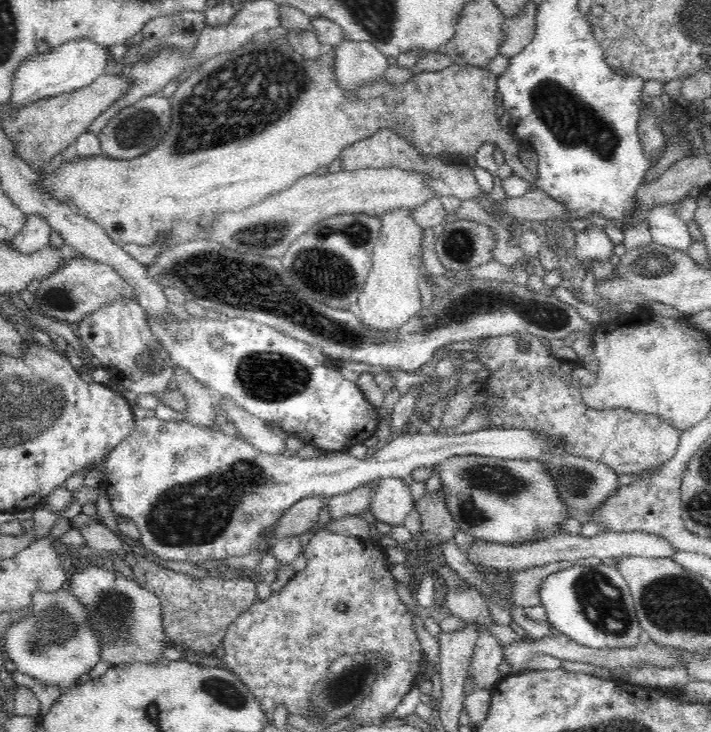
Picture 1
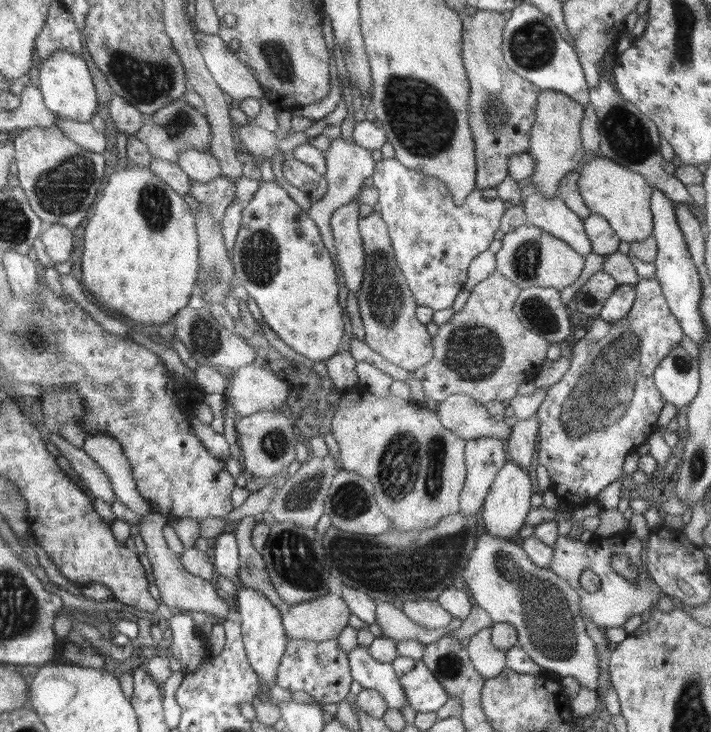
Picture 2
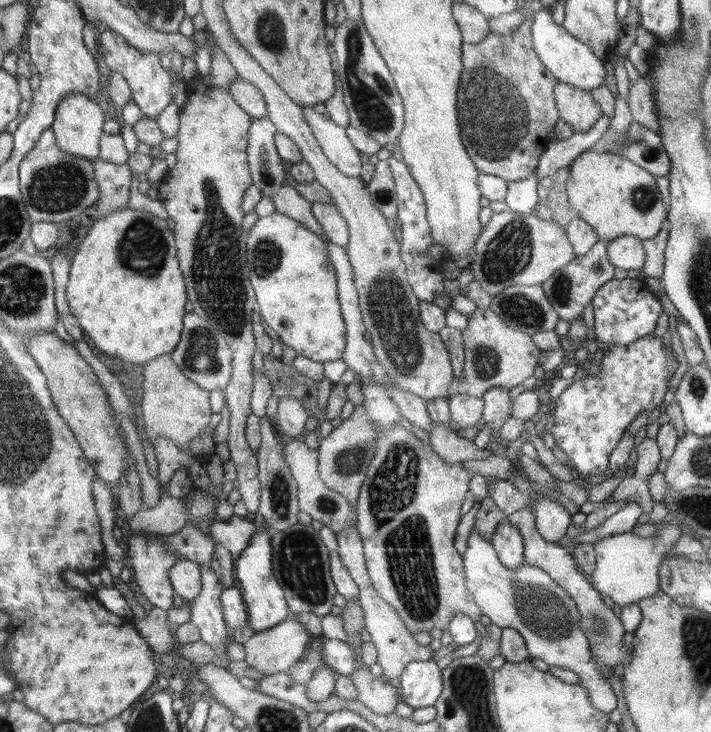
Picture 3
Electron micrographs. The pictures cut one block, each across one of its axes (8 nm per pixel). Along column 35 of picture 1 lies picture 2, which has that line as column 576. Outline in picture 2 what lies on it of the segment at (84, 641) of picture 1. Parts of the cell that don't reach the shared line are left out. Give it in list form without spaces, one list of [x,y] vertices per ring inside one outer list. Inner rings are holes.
[[[488,532],[478,536],[474,551],[460,575],[466,583],[471,598],[486,610],[494,623],[508,622],[514,626],[518,636],[517,645],[527,652],[536,664],[549,672],[558,673],[561,677],[573,676],[580,682],[580,686],[597,691],[600,662],[596,656],[595,644],[588,636],[584,620],[580,616],[582,608],[578,592],[563,578],[554,574],[549,568],[535,566],[518,544],[502,537],[495,537]]]

